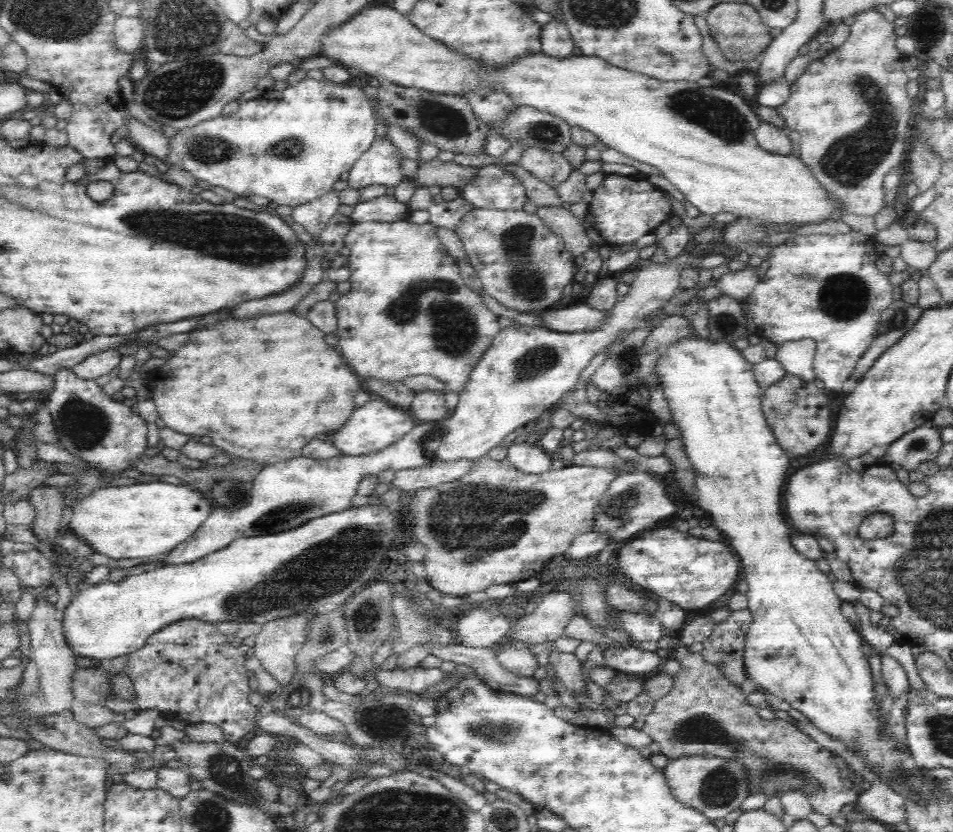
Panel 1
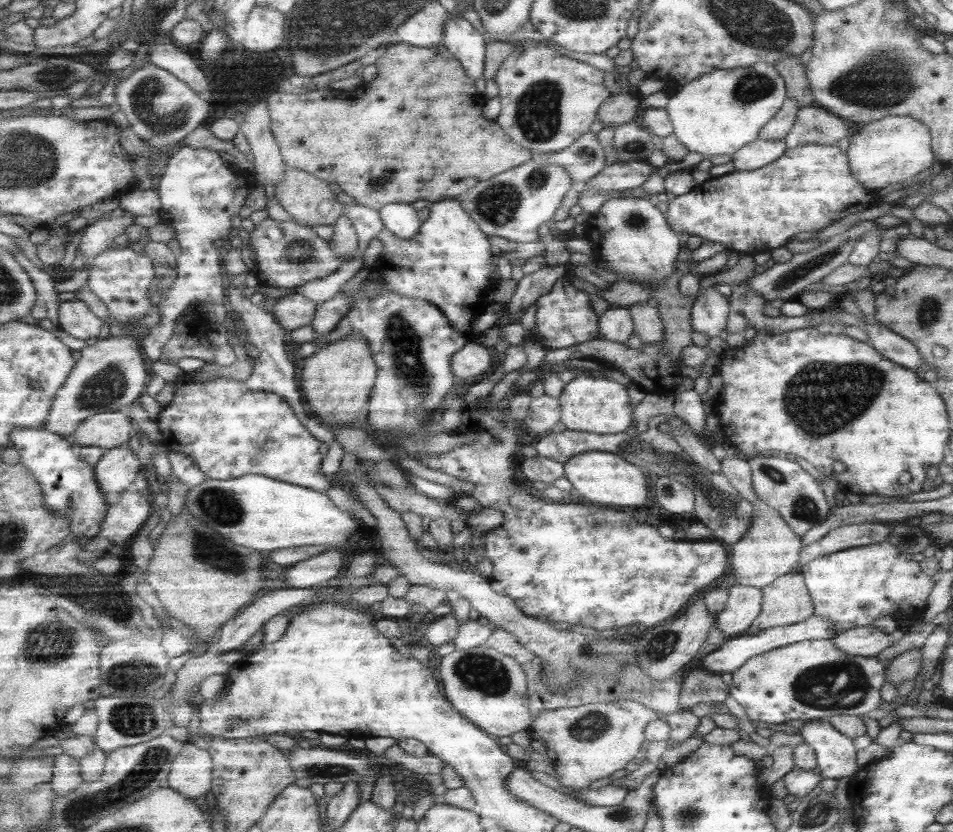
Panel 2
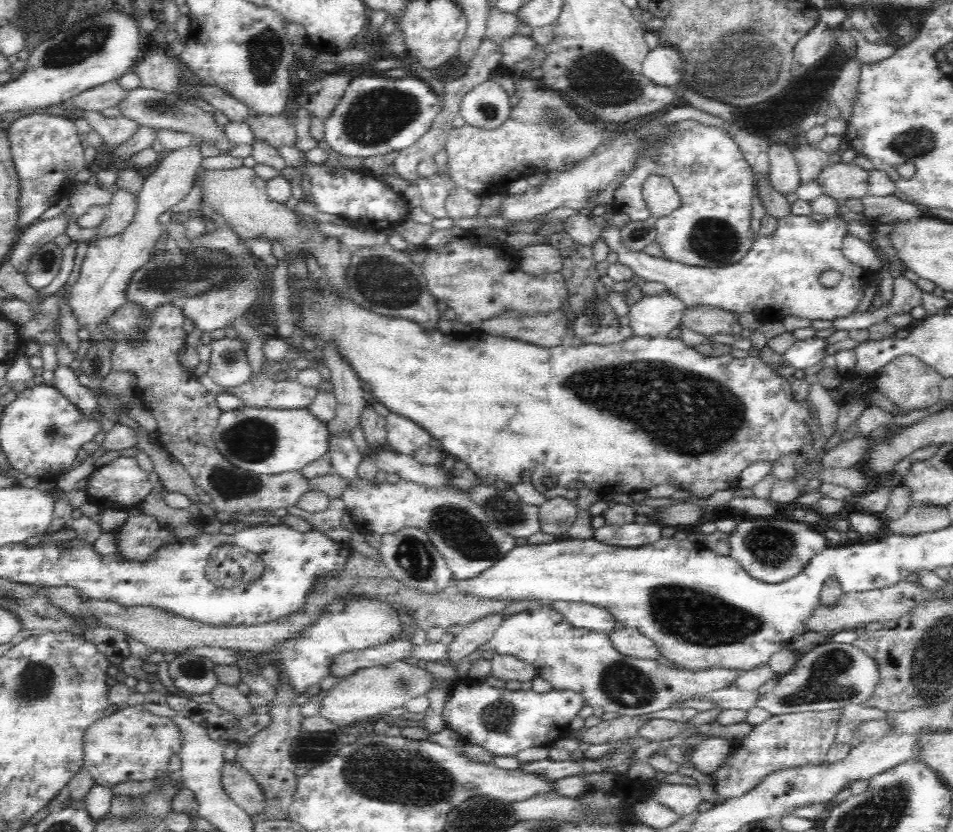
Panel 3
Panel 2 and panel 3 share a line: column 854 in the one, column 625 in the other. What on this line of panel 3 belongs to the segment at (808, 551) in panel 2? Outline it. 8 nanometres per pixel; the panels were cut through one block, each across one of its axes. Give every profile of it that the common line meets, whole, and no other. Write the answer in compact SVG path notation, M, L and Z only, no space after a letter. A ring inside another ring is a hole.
M624 524L623 526L605 525L596 530L594 539L611 546L640 547L654 544L662 538L664 527L656 524Z

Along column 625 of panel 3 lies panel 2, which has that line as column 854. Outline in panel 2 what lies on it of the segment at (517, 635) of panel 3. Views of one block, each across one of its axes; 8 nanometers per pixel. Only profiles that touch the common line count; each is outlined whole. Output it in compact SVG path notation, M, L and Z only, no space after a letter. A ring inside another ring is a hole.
M829 639L802 640L751 656L731 673L728 696L743 710L750 722L761 720L776 725L785 720L826 720L835 714L860 716L882 702L879 688L885 670L875 657L842 654Z

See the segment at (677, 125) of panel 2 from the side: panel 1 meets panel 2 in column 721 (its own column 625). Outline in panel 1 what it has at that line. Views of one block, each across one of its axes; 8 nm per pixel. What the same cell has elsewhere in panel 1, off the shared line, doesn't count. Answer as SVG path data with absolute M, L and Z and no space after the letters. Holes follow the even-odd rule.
M389 5L387 7L374 7L369 10L362 10L360 13L350 18L350 20L336 26L334 30L323 39L323 48L321 54L325 57L332 58L334 62L341 66L345 66L355 75L364 78L376 77L378 80L385 79L392 82L394 85L402 87L418 88L419 90L426 90L429 92L438 92L440 94L447 94L459 96L458 94L470 94L475 91L502 91L510 99L514 105L531 107L535 110L546 112L554 117L560 118L569 126L576 126L581 129L590 131L598 140L601 140L606 147L615 148L618 152L622 152L628 158L634 158L638 162L645 162L650 166L656 166L660 169L663 176L672 183L682 194L687 196L687 200L694 204L701 214L715 215L715 214L732 214L734 218L747 218L748 220L757 220L762 224L774 224L774 226L782 226L782 224L790 224L790 226L816 226L822 222L842 222L846 211L842 207L842 201L836 195L826 191L826 188L814 177L812 170L806 163L803 163L798 156L772 154L764 150L756 142L756 129L760 127L761 121L756 112L748 105L748 102L741 98L738 93L730 92L717 88L717 86L698 86L697 82L690 82L686 80L662 82L654 78L649 78L646 74L623 70L611 66L603 58L596 56L586 56L576 54L564 58L556 58L538 52L538 54L526 54L526 56L516 57L506 64L489 65L481 64L475 58L468 54L463 54L455 48L450 48L445 42L439 42L428 34L422 33L416 25L405 14L398 13L396 9Z

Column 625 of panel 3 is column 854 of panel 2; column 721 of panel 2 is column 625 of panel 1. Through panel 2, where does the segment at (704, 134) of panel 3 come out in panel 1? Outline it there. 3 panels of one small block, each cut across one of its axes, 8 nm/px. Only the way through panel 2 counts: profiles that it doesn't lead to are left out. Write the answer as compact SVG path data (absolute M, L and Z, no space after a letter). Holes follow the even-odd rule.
M605 173L593 193L588 203L592 228L616 248L624 244L634 244L648 234L655 234L654 232L674 215L672 195L657 189L642 176Z

